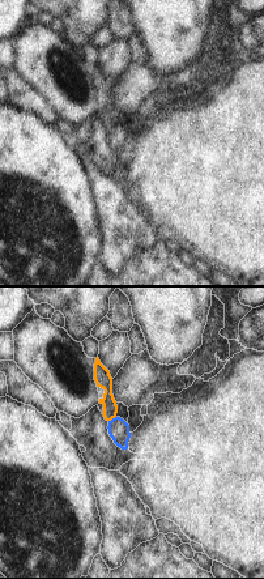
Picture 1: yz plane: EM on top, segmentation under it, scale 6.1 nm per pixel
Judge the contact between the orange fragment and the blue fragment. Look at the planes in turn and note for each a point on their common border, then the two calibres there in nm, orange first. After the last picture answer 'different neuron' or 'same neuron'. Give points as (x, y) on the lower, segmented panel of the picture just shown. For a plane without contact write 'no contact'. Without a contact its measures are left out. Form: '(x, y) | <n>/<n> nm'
(111, 418) | 100/130 nm

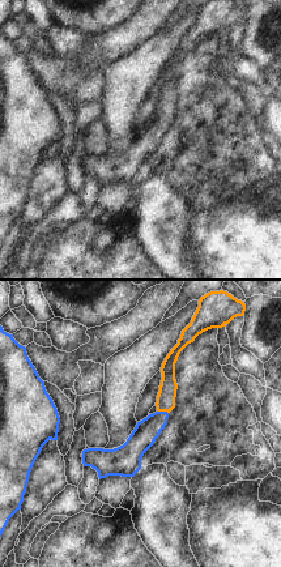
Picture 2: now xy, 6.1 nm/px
(164, 410) | 110/150 nm

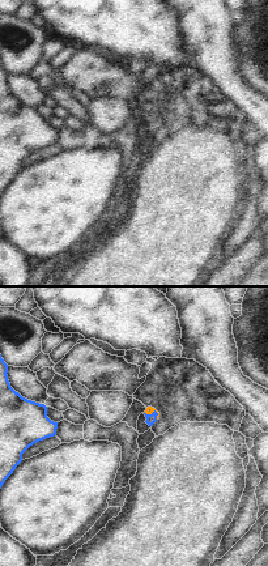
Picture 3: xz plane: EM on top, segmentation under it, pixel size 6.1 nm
(154, 409) | 50/60 nm

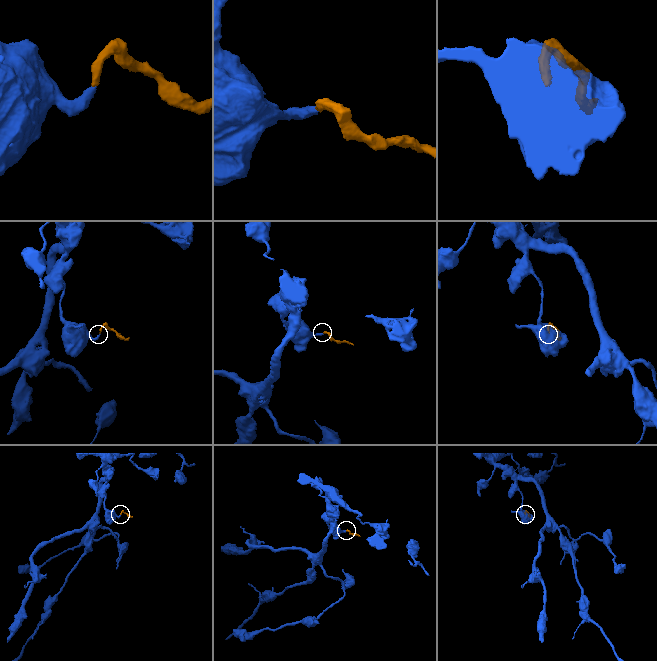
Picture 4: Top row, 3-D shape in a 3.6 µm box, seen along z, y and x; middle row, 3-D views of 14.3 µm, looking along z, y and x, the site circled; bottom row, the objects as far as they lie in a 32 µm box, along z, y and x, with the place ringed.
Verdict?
same neuron

